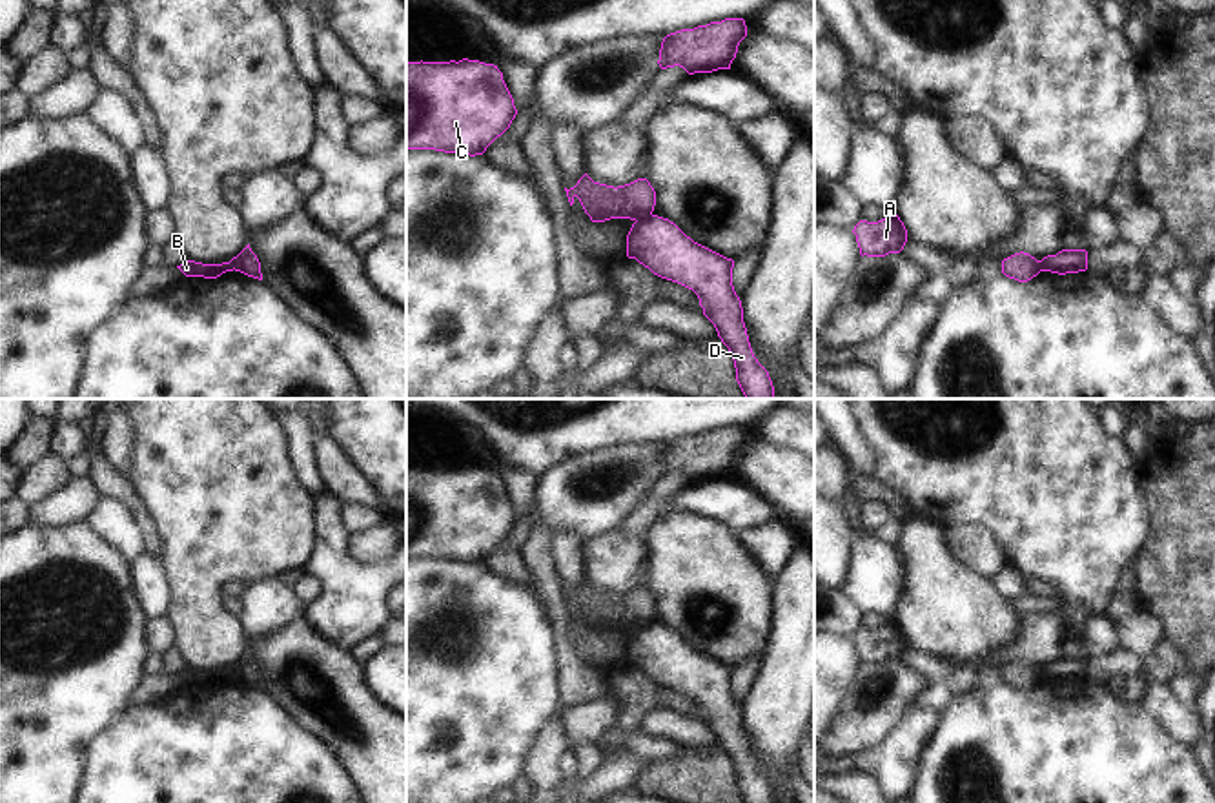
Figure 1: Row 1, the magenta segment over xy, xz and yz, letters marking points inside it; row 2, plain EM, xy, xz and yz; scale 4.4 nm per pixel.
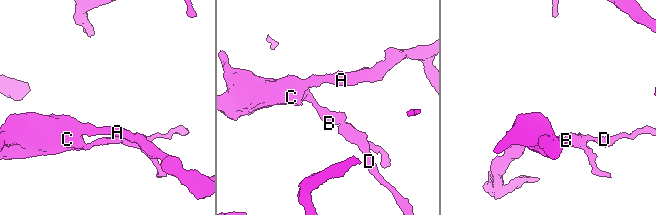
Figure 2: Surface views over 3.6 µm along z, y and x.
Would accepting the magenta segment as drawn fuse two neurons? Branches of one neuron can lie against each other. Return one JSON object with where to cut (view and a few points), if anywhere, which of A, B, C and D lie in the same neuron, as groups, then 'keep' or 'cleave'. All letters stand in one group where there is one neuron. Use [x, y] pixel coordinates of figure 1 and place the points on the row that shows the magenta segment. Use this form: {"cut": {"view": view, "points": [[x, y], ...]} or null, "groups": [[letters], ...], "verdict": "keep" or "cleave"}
{"cut": {"view": "xz", "points": [[651, 213], [636, 221]]}, "groups": [["A", "B", "C"], ["D"]], "verdict": "cleave"}

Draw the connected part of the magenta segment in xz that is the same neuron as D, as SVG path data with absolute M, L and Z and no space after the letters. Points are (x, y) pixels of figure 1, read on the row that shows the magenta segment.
M658 215L632 224L627 257L654 275L692 290L703 315L730 351L745 399L774 399L769 371L758 362L749 342L741 300L732 286L732 259L694 242L674 222Z

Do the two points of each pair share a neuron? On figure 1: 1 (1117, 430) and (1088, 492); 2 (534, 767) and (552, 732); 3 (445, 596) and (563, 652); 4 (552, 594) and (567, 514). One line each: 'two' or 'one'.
1: two
2: one
3: two
4: two

